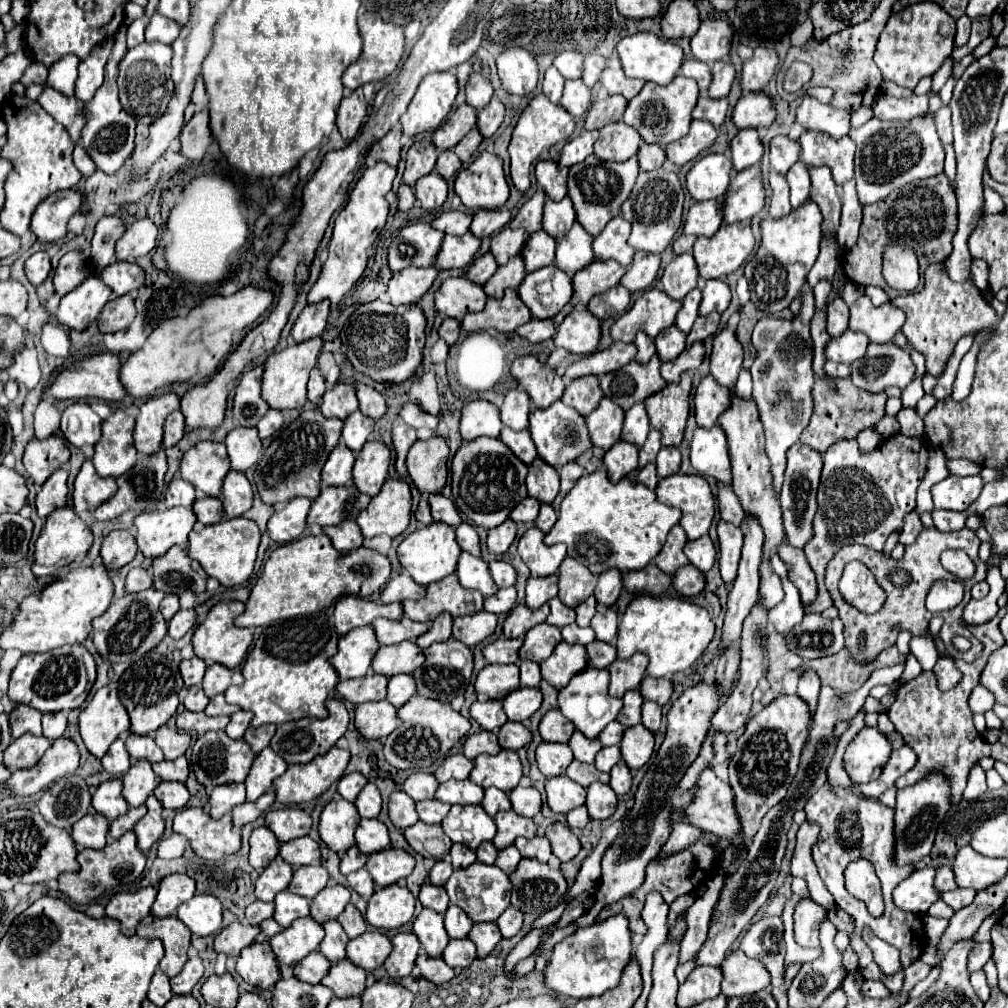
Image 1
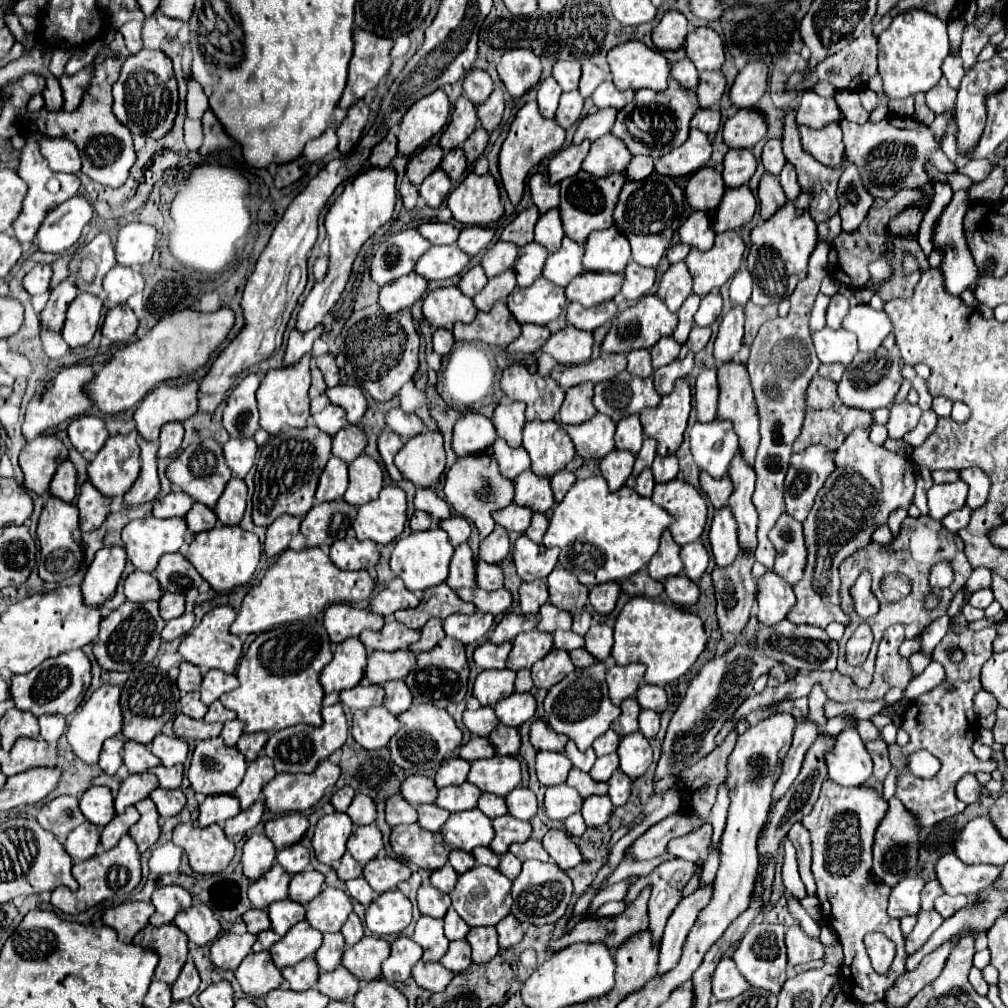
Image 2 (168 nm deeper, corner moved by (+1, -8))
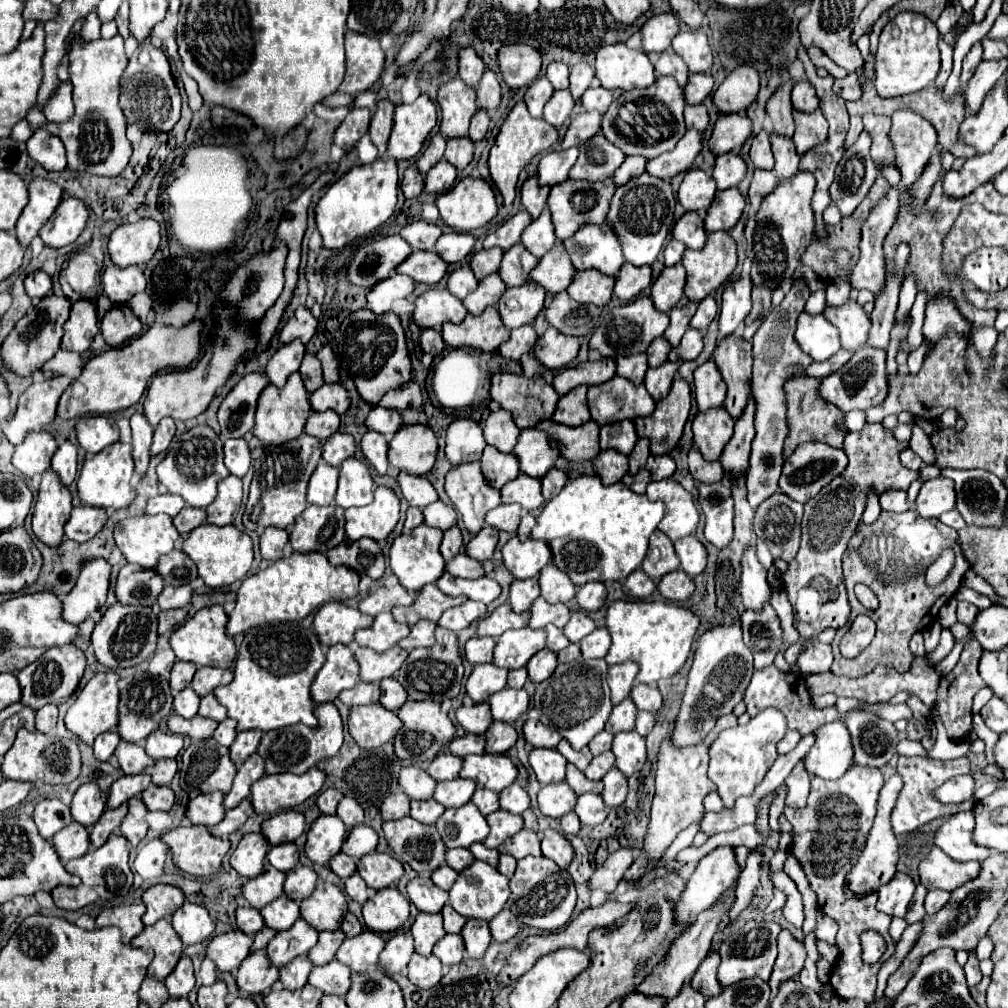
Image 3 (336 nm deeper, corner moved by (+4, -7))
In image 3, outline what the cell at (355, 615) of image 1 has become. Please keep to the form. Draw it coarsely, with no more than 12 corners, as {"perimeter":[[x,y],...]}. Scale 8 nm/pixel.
{"perimeter":[[344,603],[322,605],[314,631],[324,647],[350,645],[374,617]]}

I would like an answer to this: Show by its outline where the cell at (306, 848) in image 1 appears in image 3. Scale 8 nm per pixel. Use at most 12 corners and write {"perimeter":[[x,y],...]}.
{"perimeter":[[294,843],[276,845],[268,853],[270,865],[288,871],[298,863]]}

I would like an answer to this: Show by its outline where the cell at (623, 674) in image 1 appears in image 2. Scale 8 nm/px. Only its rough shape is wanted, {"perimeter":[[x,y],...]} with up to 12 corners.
{"perimeter":[[643,664],[607,670],[609,698],[621,704],[643,682]]}

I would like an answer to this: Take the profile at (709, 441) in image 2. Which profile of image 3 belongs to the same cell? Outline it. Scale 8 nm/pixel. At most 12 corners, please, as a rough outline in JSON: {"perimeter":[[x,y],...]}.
{"perimeter":[[712,407],[694,417],[694,445],[716,461],[732,437],[734,419]]}

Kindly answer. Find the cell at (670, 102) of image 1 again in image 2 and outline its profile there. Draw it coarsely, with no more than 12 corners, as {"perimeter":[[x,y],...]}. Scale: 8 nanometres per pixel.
{"perimeter":[[637,90],[611,130],[661,158],[689,136],[697,92]]}

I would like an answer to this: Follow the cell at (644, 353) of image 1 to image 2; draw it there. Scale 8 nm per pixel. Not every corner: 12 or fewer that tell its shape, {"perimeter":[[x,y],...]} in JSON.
{"perimeter":[[651,352],[627,354],[627,372],[639,378],[653,374]]}

